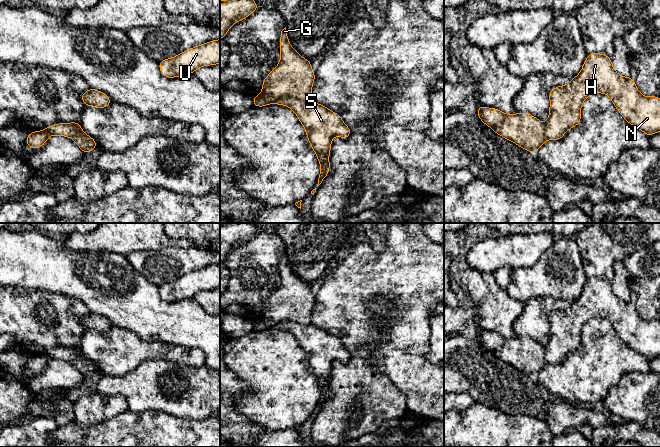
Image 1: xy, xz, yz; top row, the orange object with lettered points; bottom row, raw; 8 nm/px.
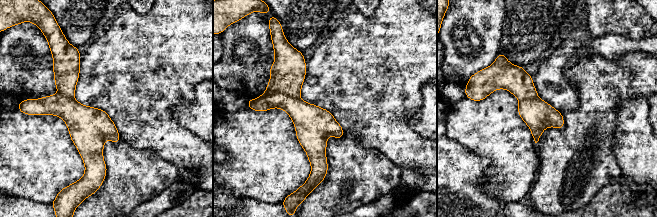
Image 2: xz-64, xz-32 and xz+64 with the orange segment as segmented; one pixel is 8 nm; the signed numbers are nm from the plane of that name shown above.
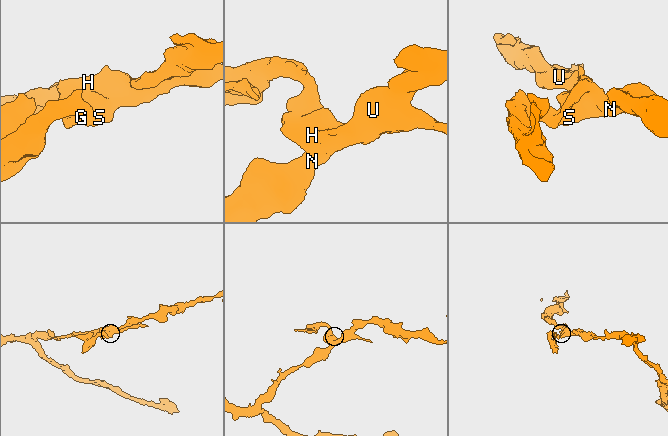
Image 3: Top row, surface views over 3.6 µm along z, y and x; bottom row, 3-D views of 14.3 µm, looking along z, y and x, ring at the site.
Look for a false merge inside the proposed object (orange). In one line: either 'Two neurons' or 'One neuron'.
Two neurons

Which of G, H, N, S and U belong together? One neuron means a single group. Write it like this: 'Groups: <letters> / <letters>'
Groups: G / H N S U

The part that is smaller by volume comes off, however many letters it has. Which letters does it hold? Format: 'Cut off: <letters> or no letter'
Cut off: G

